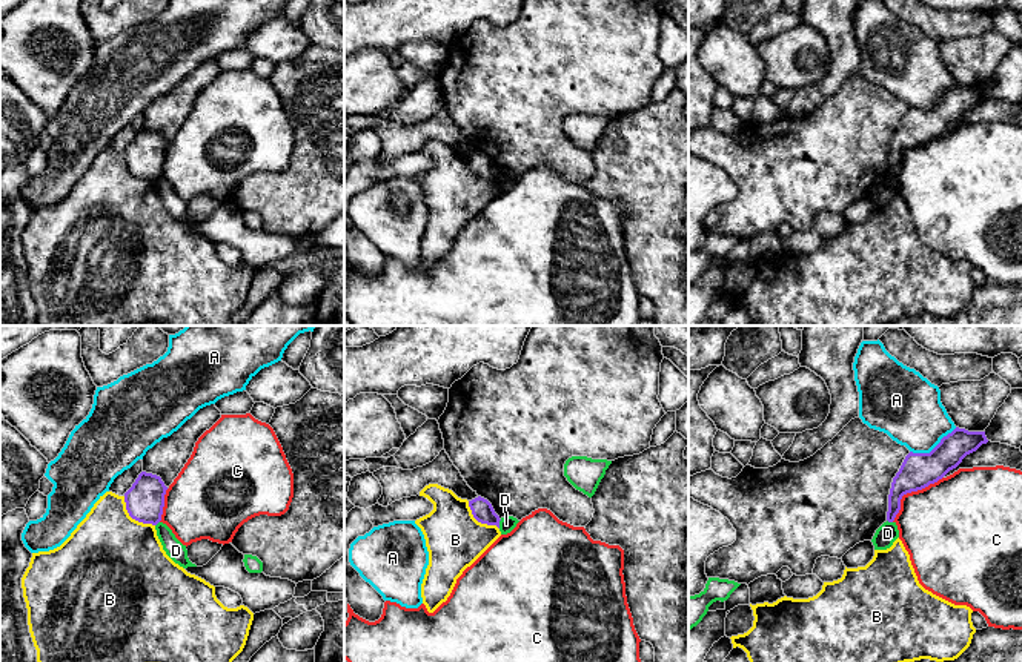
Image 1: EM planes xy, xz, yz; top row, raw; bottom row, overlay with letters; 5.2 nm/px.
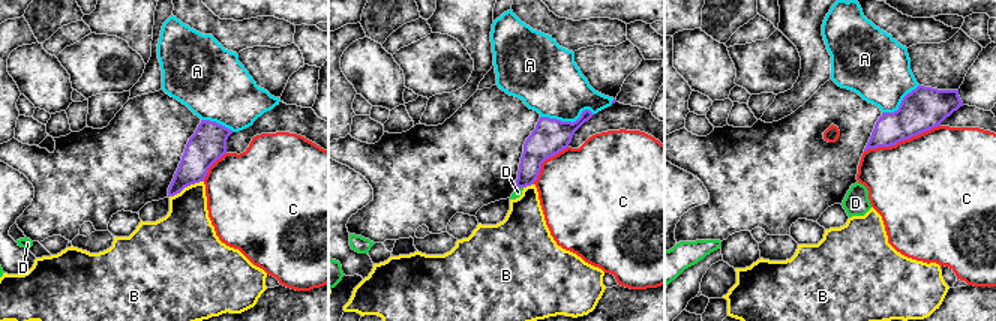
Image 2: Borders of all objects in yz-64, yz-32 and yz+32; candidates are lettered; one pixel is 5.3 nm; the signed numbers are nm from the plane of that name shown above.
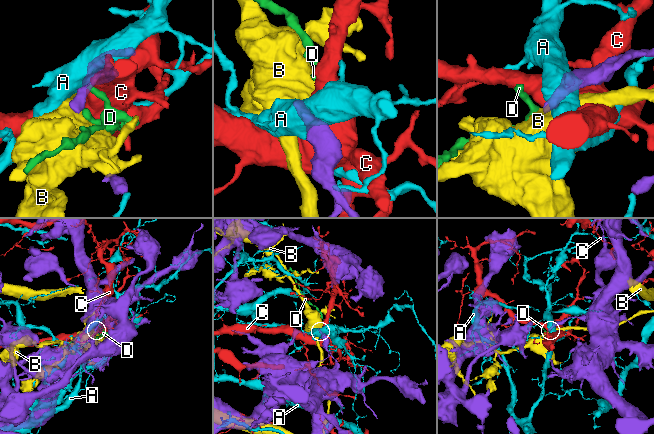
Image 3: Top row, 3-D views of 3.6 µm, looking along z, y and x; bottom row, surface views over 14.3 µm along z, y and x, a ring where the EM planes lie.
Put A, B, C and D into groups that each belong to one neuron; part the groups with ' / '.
A / B / C / D

